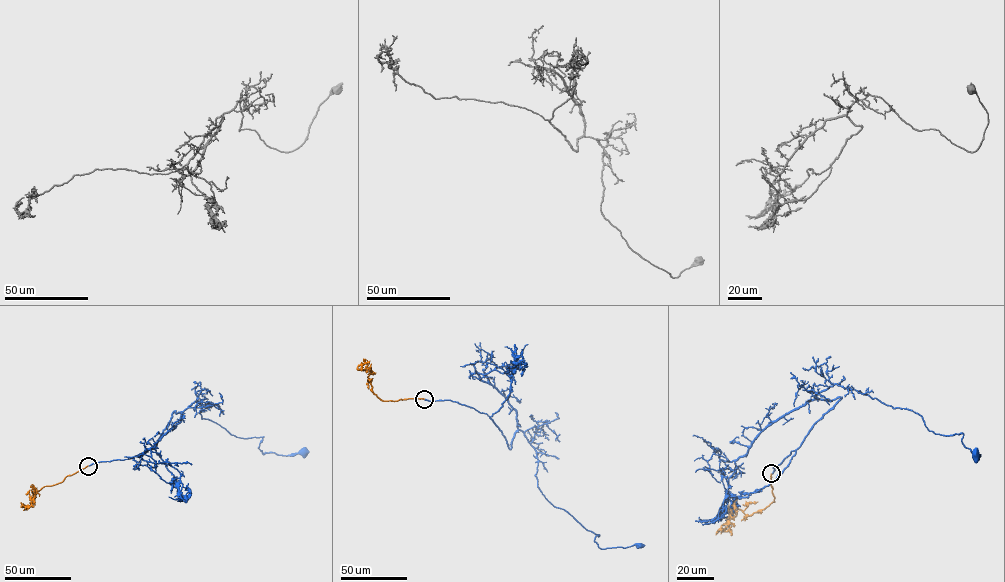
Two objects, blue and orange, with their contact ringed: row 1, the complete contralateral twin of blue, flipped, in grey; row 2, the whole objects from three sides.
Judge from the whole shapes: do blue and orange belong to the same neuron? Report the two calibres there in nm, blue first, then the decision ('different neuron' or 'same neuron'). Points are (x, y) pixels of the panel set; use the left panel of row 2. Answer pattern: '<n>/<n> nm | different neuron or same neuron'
240/240 nm | same neuron

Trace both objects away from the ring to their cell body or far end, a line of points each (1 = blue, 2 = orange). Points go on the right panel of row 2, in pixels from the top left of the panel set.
1: (772, 473), (841, 398), (815, 398), (834, 384), (910, 409), (935, 433), (962, 433), (976, 454)
2: (772, 473), (774, 501), (750, 515), (738, 509), (736, 515), (720, 529), (731, 531), (727, 529)

